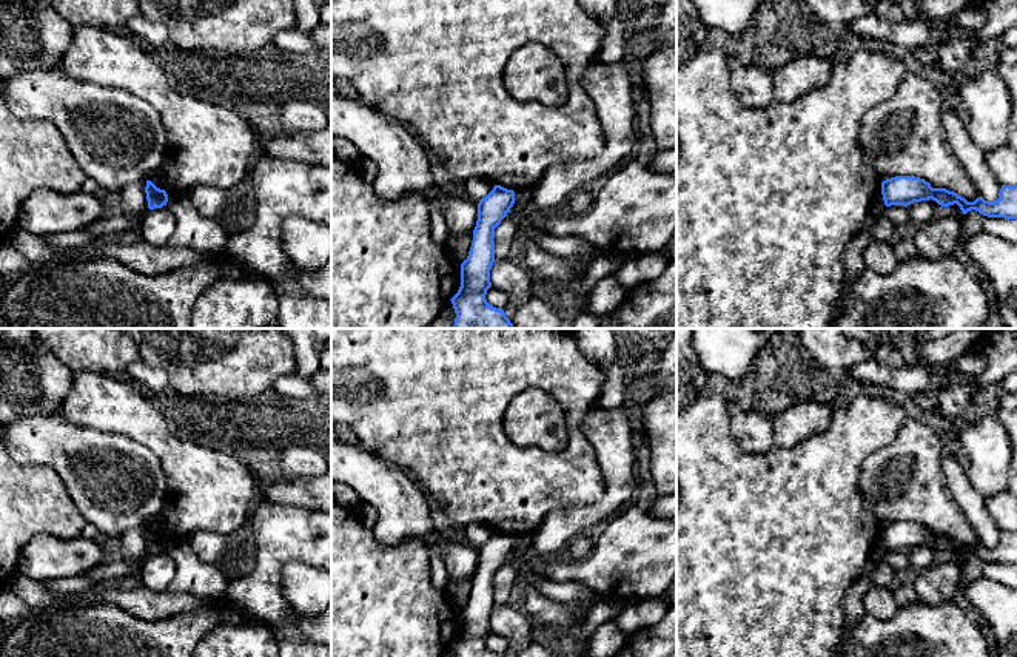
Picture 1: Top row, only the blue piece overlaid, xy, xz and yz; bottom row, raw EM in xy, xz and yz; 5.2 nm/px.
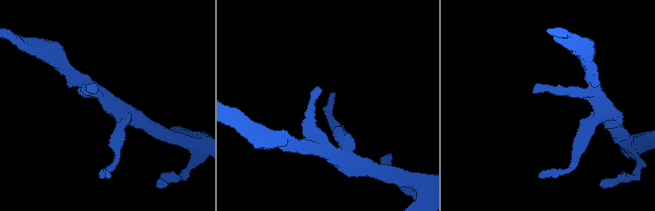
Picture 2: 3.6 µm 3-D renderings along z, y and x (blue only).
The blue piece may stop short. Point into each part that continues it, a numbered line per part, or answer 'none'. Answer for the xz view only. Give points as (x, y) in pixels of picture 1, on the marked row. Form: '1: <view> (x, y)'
none

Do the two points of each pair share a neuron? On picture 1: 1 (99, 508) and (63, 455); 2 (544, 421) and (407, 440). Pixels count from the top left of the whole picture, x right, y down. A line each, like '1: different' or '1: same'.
1: same
2: different

